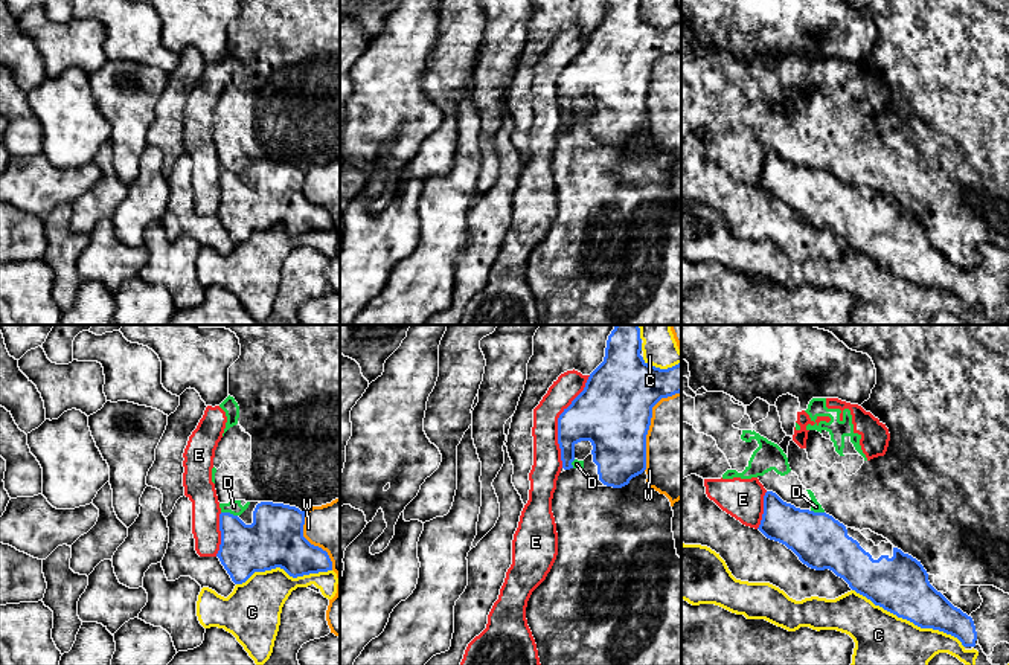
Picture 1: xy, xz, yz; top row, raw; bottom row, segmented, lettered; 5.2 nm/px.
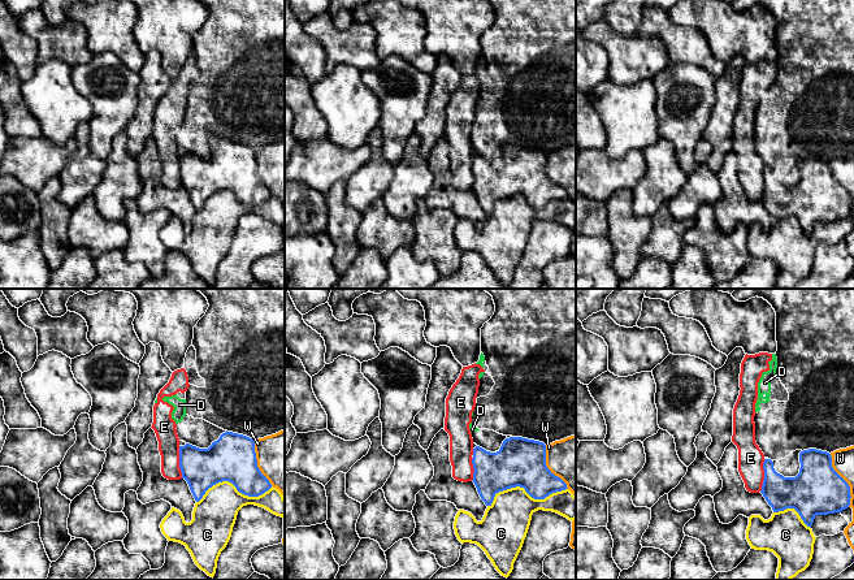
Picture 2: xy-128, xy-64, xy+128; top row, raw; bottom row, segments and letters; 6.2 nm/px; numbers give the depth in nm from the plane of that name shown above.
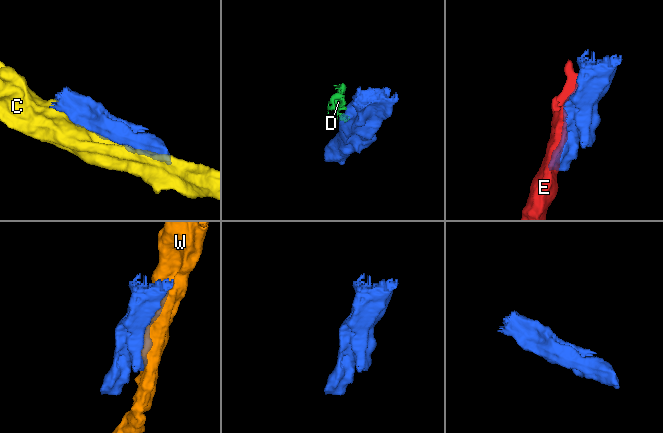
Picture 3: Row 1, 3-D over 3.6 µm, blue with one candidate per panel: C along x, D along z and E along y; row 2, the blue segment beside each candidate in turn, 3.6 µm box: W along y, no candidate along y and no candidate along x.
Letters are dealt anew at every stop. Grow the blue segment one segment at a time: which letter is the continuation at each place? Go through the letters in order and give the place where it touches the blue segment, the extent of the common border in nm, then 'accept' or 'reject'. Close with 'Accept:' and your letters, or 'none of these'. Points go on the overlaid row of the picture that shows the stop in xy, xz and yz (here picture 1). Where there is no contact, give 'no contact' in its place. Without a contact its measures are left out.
C: meets blue in yz at (909, 620); contact 650 nm long; reject
D: meets blue in xy at (229, 513); contact 90 nm long; reject
E: meets blue in xz at (558, 421); contact 500 nm long; reject
W: meets blue in xz at (650, 424); contact 460 nm long; reject
Accept: none of these

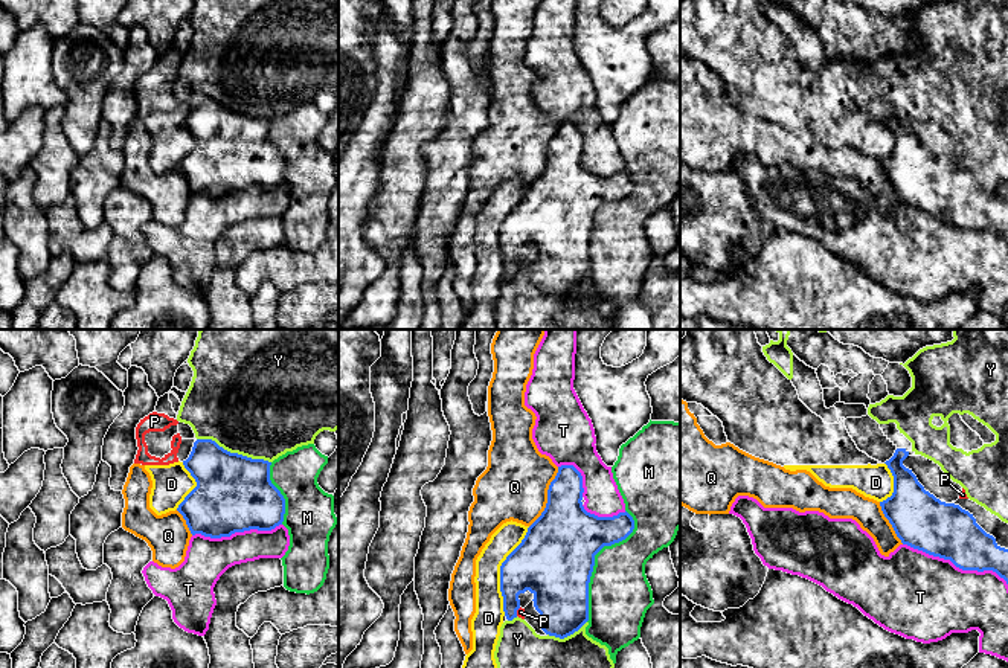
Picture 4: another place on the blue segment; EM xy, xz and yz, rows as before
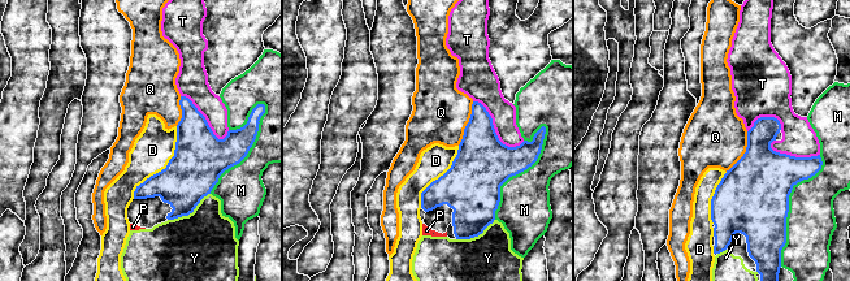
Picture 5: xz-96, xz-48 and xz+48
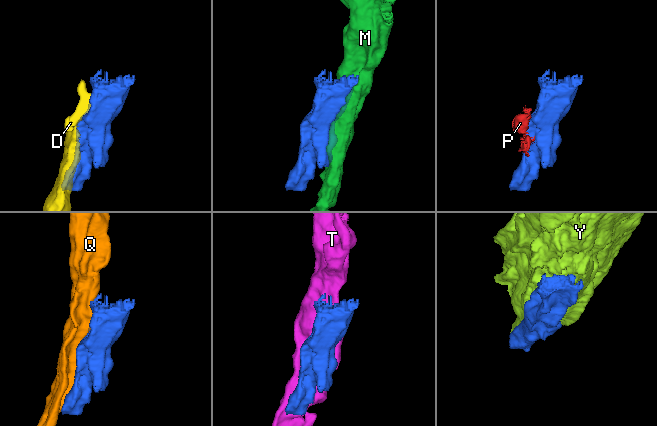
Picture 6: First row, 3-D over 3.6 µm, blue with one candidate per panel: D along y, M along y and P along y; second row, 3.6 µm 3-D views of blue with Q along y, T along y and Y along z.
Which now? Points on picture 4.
D: meets blue in xz at (500, 571); contact 500 nm long; reject
M: meets blue in xz at (593, 560); contact 650 nm long; reject
P: meets blue in xz at (516, 612); contact 50 nm long; reject
Q: meets blue in xz at (548, 497); contact 360 nm long; reject
T: meets blue in yz at (956, 566); contact 600 nm long; reject
Y: meets blue in xy at (234, 453); contact 420 nm long; reject
Accept: none of these

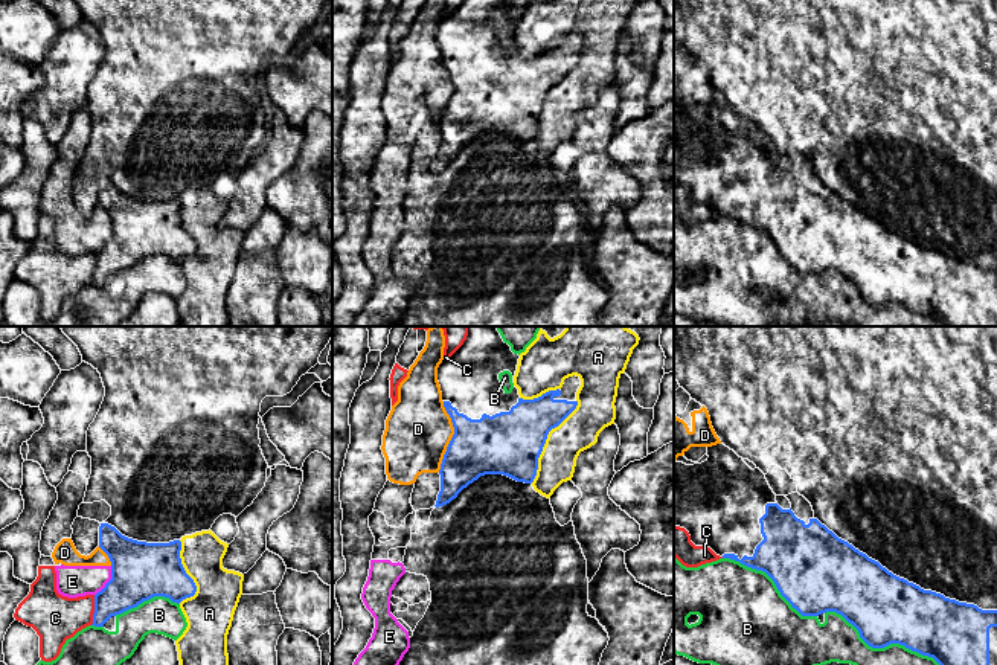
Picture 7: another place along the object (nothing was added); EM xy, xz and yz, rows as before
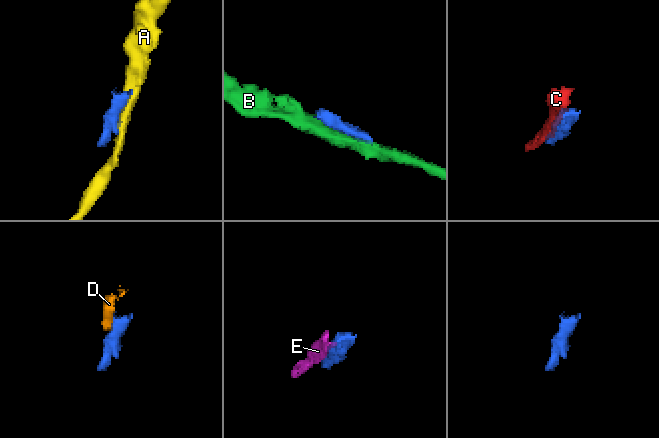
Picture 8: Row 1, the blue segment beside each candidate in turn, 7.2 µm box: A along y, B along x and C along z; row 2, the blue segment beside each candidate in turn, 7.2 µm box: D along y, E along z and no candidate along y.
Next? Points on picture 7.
A: meets blue in xz at (544, 441); contact 500 nm long; reject
B: meets blue in yz at (881, 647); contact 650 nm long; reject
C: meets blue in xy at (95, 610); contact 160 nm long; reject
D: meets blue in xz at (453, 436); contact 380 nm long; reject
E: meets blue in xy at (108, 581); contact 180 nm long; reject
Accept: none of these

